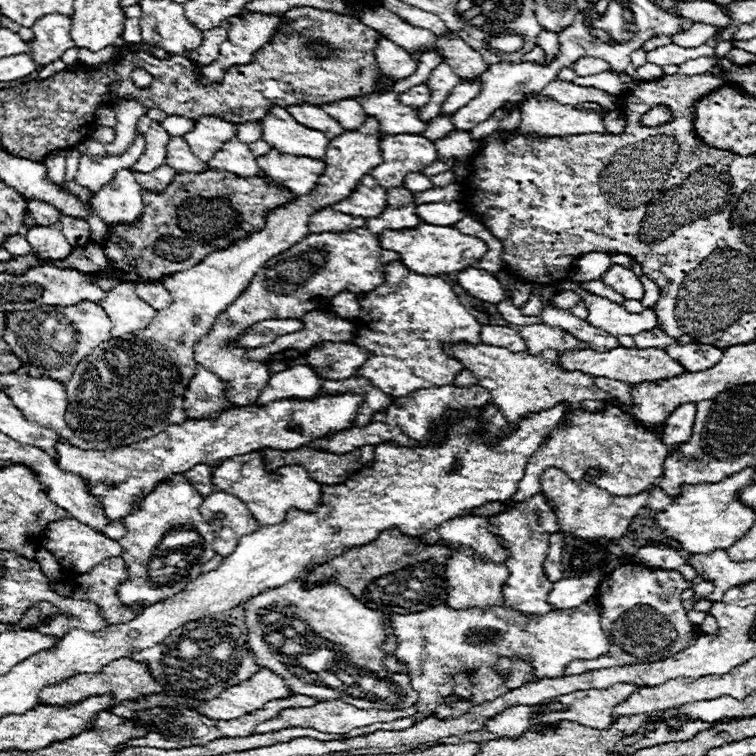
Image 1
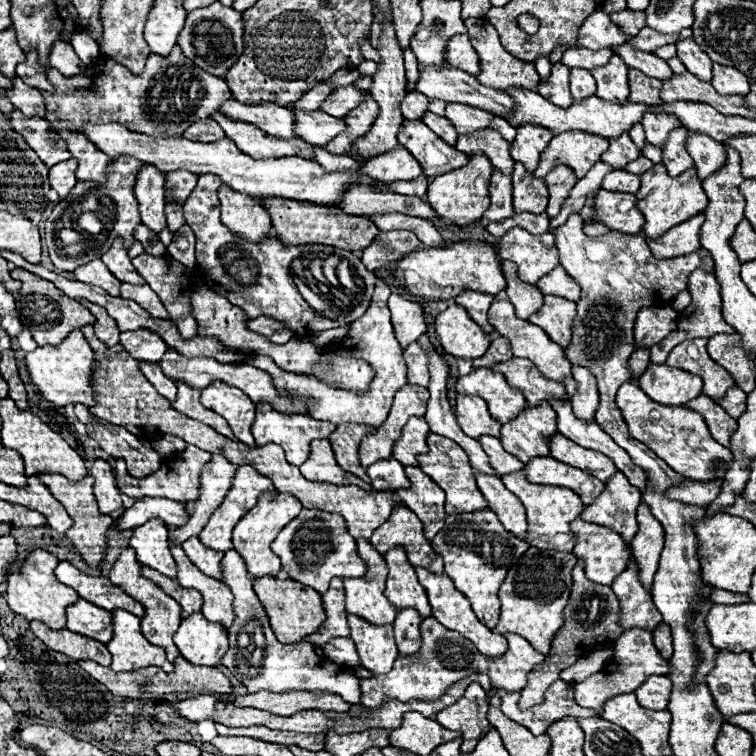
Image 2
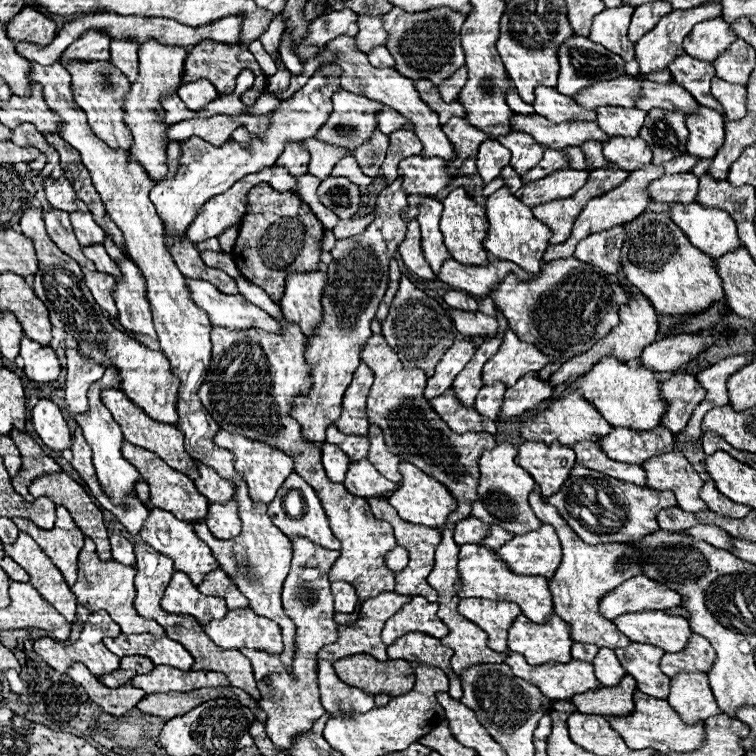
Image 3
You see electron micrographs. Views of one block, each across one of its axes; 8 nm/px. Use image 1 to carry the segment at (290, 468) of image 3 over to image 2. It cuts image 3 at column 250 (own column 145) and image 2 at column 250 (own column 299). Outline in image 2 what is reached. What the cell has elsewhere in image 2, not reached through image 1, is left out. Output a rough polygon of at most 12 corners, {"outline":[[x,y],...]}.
{"outline":[[212,382],[204,408],[224,416],[236,436],[256,448],[254,402],[234,386]]}

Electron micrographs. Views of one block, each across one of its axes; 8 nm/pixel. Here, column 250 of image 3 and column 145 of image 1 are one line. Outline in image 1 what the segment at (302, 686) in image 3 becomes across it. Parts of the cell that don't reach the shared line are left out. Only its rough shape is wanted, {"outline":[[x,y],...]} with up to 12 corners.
{"outline":[[198,620],[132,660],[166,696],[216,698],[260,670],[240,628]]}

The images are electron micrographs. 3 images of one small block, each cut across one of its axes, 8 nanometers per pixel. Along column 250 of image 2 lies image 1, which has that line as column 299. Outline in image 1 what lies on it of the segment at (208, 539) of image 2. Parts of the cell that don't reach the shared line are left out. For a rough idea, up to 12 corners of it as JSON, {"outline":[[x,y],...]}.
{"outline":[[262,452],[212,468],[260,526],[314,510],[320,484],[302,466],[266,472]]}

